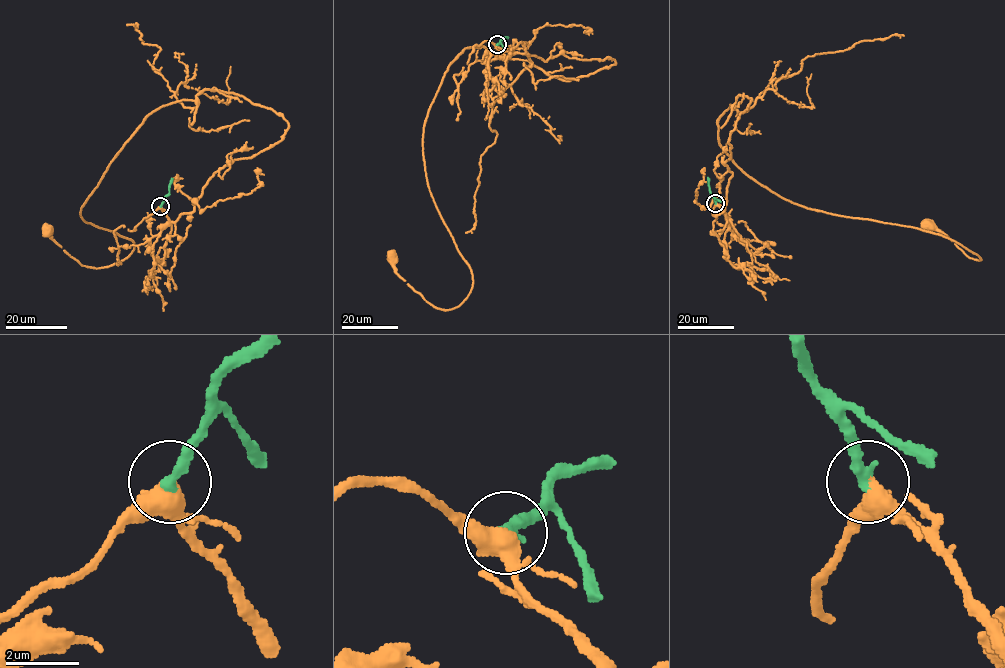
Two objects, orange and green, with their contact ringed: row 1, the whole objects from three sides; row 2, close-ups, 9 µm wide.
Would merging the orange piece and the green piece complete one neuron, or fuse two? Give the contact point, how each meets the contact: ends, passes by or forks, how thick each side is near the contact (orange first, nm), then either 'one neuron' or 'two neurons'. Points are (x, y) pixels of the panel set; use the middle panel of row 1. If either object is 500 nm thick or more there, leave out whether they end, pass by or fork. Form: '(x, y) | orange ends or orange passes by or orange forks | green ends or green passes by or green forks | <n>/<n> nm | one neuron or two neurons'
(497, 44) | orange passes by | green ends | 480/320 nm | one neuron

